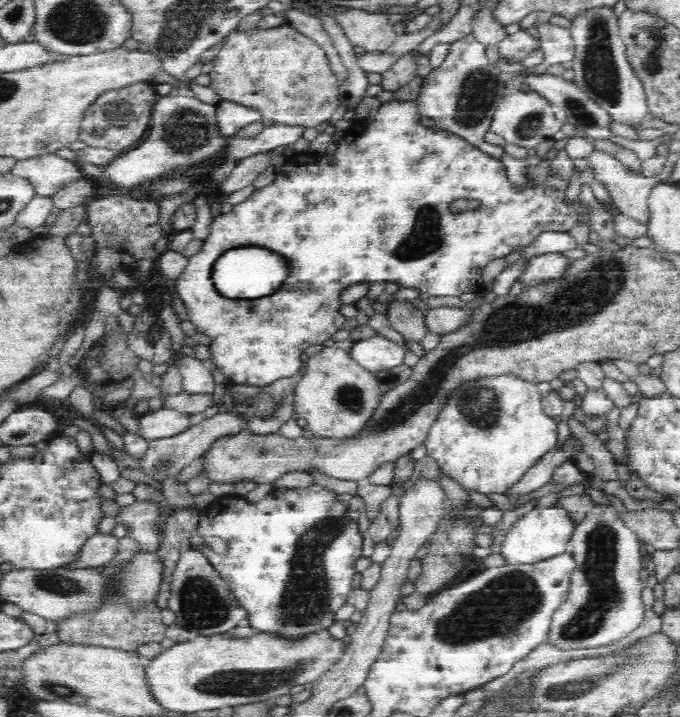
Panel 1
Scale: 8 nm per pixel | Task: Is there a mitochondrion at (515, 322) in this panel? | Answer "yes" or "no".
yes

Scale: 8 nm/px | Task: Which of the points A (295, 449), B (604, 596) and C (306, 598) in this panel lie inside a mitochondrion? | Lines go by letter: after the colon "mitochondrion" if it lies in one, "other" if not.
A: mitochondrion
B: mitochondrion
C: mitochondrion

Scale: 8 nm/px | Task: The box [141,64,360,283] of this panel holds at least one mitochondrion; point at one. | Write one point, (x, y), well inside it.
(186, 129)

